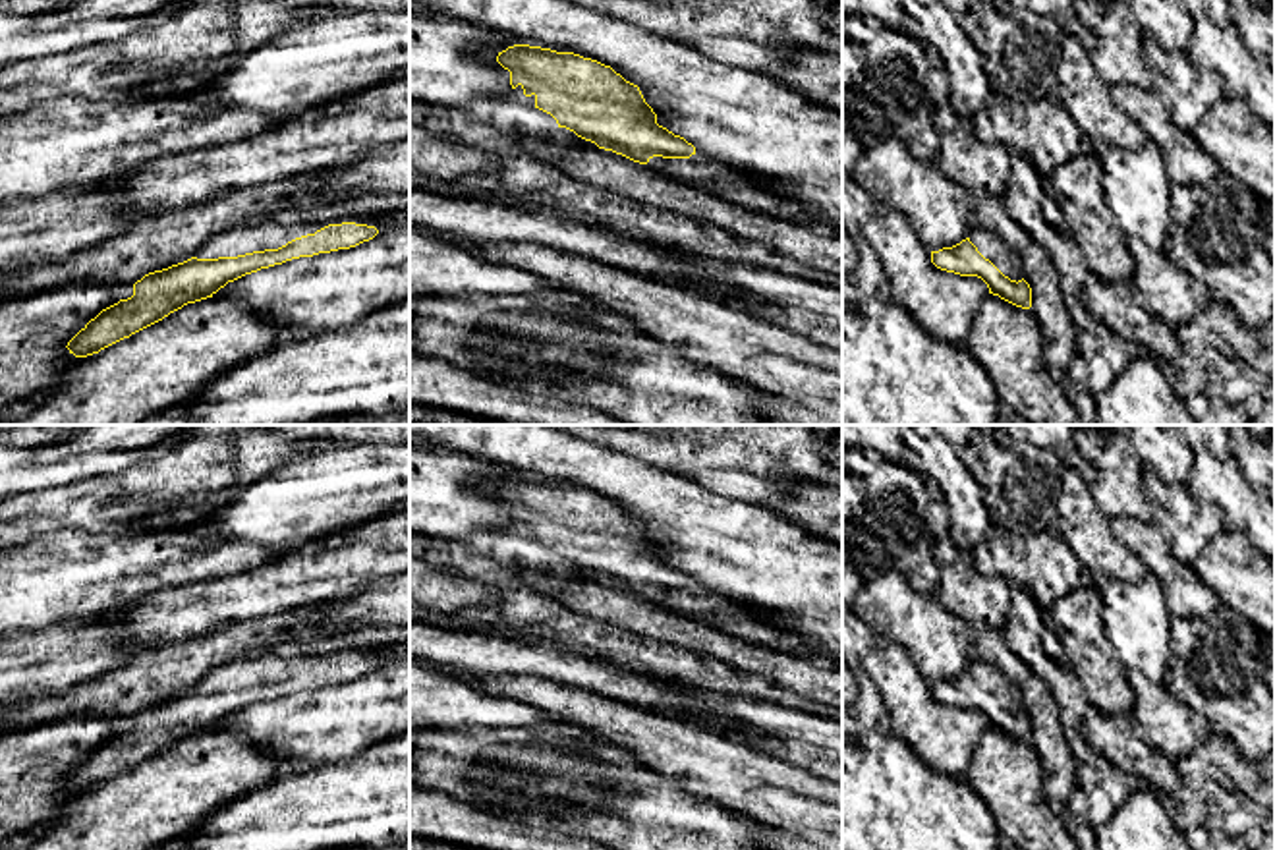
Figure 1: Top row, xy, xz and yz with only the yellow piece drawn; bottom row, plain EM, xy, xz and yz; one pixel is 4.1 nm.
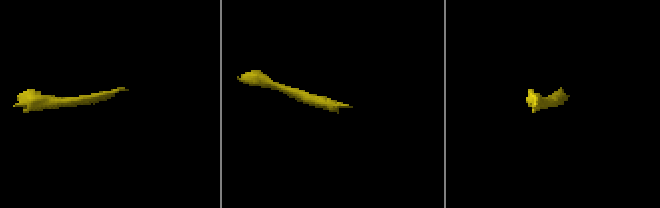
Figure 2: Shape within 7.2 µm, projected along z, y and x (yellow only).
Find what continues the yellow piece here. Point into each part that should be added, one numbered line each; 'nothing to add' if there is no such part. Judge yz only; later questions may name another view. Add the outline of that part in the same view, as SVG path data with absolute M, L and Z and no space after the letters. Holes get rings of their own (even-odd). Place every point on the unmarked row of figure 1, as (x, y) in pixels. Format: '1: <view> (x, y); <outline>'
1: yz (991, 679); M978 657L970 663L968 670L978 680L978 684L1005 709L1016 715L1022 713L1022 694L1006 680L1001 668Z

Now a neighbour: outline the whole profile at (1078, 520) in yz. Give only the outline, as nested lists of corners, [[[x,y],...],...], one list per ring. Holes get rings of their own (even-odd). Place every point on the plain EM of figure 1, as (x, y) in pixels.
[[[1062,464],[1059,479],[1055,531],[1064,539],[1072,554],[1097,581],[1138,581],[1144,578],[1148,574],[1146,564],[1115,539],[1109,518],[1097,508],[1091,487],[1080,473]]]

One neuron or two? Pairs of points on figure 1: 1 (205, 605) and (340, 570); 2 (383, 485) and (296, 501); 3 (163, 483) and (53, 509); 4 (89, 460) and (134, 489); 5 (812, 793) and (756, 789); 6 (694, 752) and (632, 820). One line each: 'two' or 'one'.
1: one
2: one
3: one
4: two
5: one
6: two

